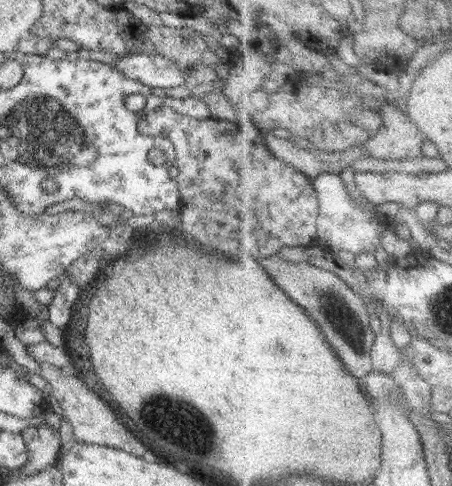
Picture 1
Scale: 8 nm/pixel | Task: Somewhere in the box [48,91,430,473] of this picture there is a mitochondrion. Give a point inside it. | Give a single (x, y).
(158, 416)

